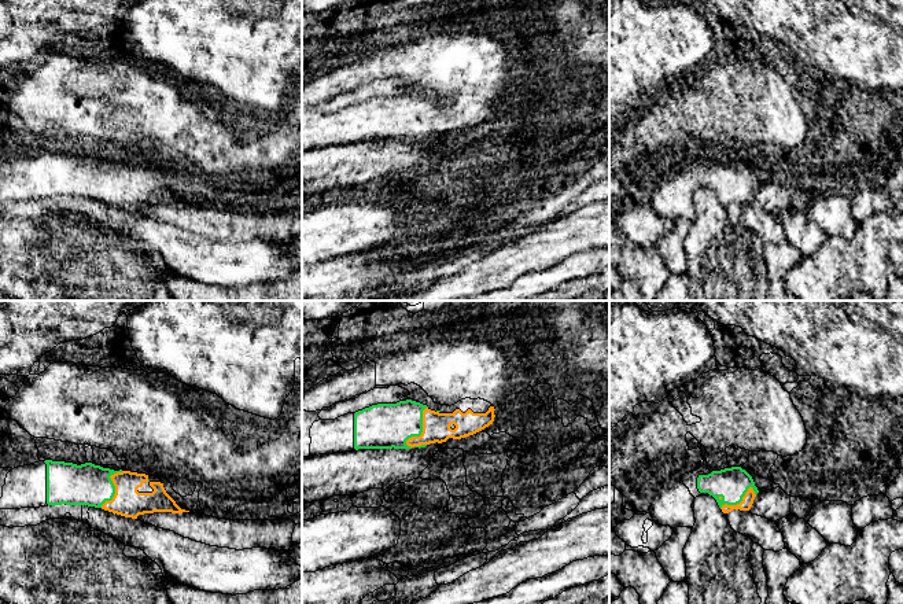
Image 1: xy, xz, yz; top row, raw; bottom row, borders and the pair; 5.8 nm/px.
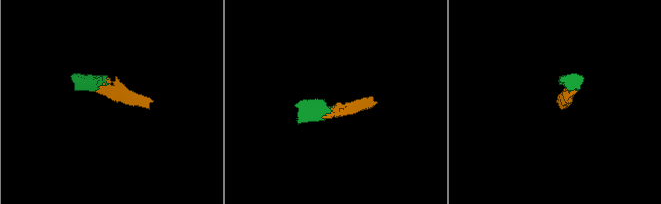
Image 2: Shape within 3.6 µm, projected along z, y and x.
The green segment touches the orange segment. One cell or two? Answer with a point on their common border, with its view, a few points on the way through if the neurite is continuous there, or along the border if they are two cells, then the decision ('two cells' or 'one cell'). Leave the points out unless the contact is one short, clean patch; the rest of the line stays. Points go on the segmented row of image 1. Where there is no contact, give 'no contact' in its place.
contact xz (421, 431); way xz (384, 426), (416, 426), (421, 431), (427, 426), (435, 426); one cell

